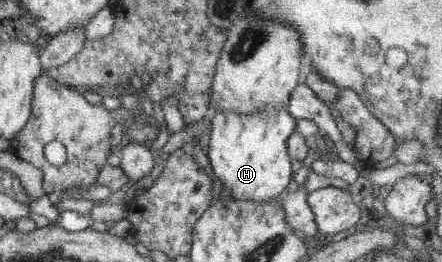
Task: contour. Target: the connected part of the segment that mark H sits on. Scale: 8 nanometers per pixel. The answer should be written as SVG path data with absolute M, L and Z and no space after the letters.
M264 108L252 116L224 110L216 112L207 152L216 178L232 198L263 203L282 194L292 178L287 140L294 134L295 127L295 119L285 108Z

